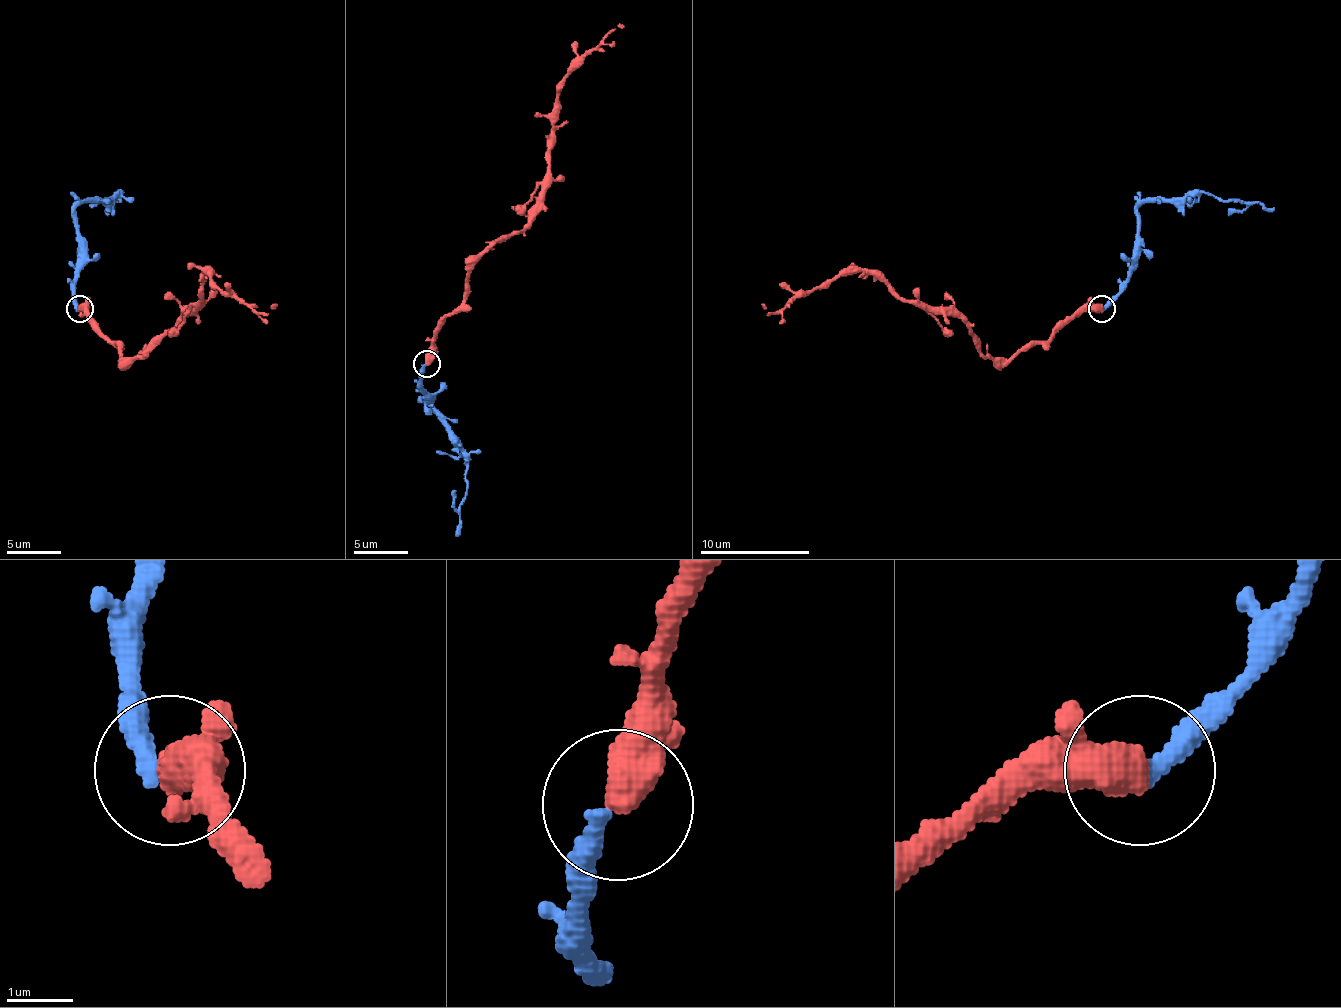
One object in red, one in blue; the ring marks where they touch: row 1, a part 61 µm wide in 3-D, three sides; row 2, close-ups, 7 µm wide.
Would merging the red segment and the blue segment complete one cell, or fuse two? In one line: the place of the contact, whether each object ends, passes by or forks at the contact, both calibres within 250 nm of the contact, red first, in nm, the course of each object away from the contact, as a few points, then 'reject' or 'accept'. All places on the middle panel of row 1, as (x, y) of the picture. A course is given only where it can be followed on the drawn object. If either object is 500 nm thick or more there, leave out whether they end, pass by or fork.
at (427, 363); 600 nm thick on the red side, 320 nm on the other; red runs (428, 364), (433, 331), (463, 301), (471, 266), (531, 219), (548, 162), (553, 102), (564, 77), (624, 26); blue runs (425, 364), (422, 389), (425, 400), (422, 400), (463, 454), (466, 465), (458, 536); accept

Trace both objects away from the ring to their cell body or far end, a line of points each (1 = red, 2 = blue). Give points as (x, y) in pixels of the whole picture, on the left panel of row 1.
1: (81, 307), (119, 346), (124, 359), (143, 357), (201, 299), (206, 272), (258, 313), (269, 313), (277, 305)
2: (78, 307), (75, 209), (83, 201), (108, 201), (119, 193), (119, 201), (111, 206)

